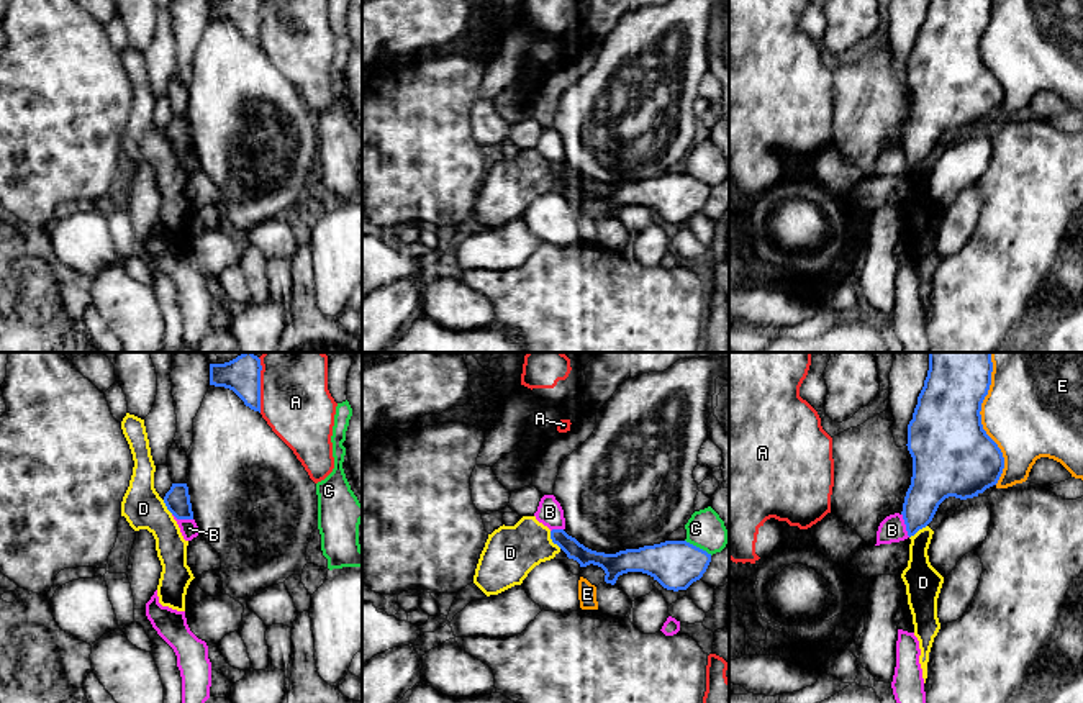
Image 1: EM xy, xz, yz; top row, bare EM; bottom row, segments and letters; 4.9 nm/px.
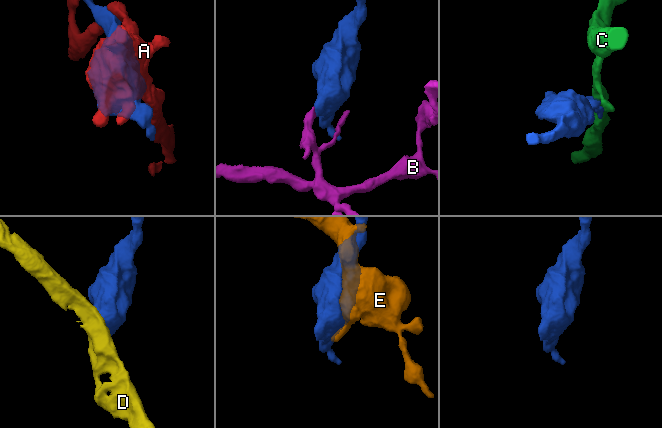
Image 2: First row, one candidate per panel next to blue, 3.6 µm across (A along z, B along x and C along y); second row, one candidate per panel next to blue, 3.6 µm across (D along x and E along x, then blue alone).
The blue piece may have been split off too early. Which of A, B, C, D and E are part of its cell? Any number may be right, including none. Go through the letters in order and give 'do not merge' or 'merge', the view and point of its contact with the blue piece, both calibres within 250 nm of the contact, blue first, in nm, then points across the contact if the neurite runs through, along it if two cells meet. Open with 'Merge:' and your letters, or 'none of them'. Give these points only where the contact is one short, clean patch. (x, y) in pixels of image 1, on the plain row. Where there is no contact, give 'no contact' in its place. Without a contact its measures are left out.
Merge: none of them
A: do not merge | xy (259, 23) | 150/340 nm
B: do not merge | yz (905, 156) | 220/130 nm | along yz (901, 146), (910, 169)
C: do not merge | xz (698, 181) | 240/190 nm
D: do not merge | xz (552, 174) | 90/260 nm | along xz (549, 164), (549, 171), (561, 181)
E: do not merge | yz (982, 59) | 400/440 nm

